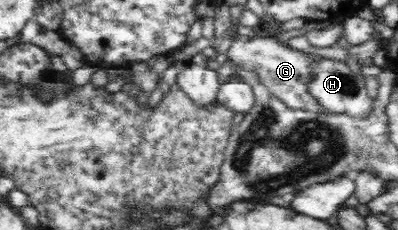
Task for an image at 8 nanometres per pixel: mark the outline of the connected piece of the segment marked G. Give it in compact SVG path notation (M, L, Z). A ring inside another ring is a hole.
M238 35L236 39L232 39L232 45L228 49L227 56L237 66L243 70L255 71L261 78L261 82L269 87L286 106L292 109L308 110L308 111L324 111L314 97L311 97L306 90L306 81L310 79L310 61L311 54L294 50L285 44L281 44L272 36L247 37Z

